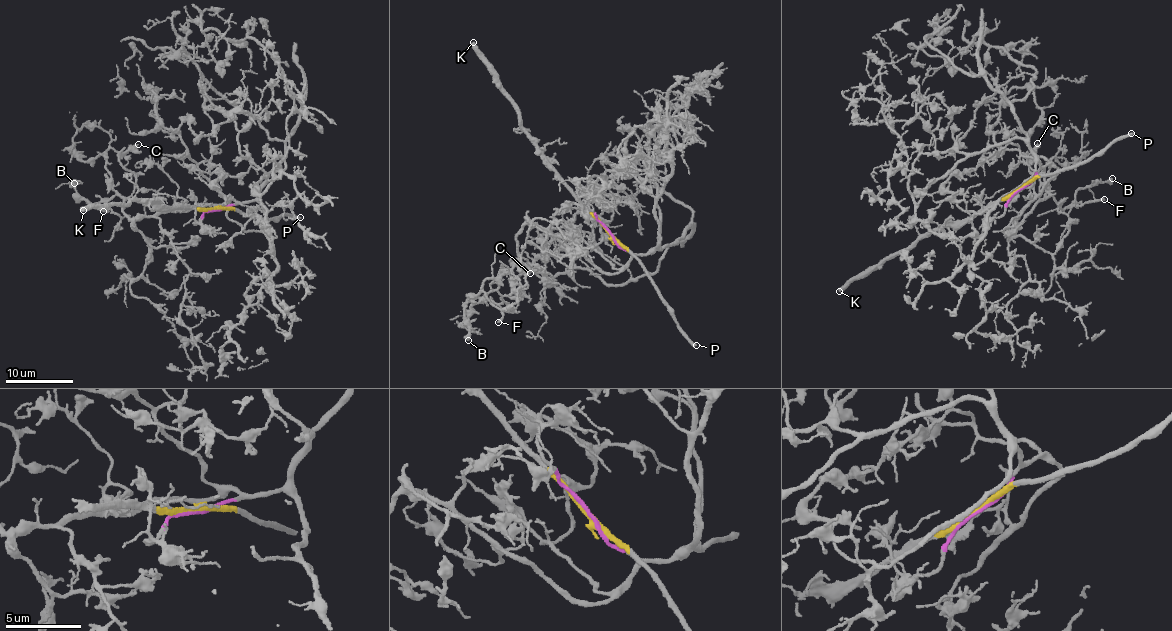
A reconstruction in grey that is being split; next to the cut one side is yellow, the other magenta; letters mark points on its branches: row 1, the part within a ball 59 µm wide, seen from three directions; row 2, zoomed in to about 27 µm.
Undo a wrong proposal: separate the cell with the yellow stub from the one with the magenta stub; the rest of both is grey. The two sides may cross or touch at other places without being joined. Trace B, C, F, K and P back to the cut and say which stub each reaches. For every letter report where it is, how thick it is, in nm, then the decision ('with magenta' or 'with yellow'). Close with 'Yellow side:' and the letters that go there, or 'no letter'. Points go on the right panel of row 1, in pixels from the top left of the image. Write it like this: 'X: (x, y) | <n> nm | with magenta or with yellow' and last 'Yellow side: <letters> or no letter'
B: (1112, 178) | 480 nm | with magenta
C: (1037, 143) | 240 nm | with magenta
F: (1104, 199) | 240 nm | with magenta
K: (839, 291) | 480 nm | with yellow
P: (1131, 133) | 340 nm | with yellow
Yellow side: K, P

